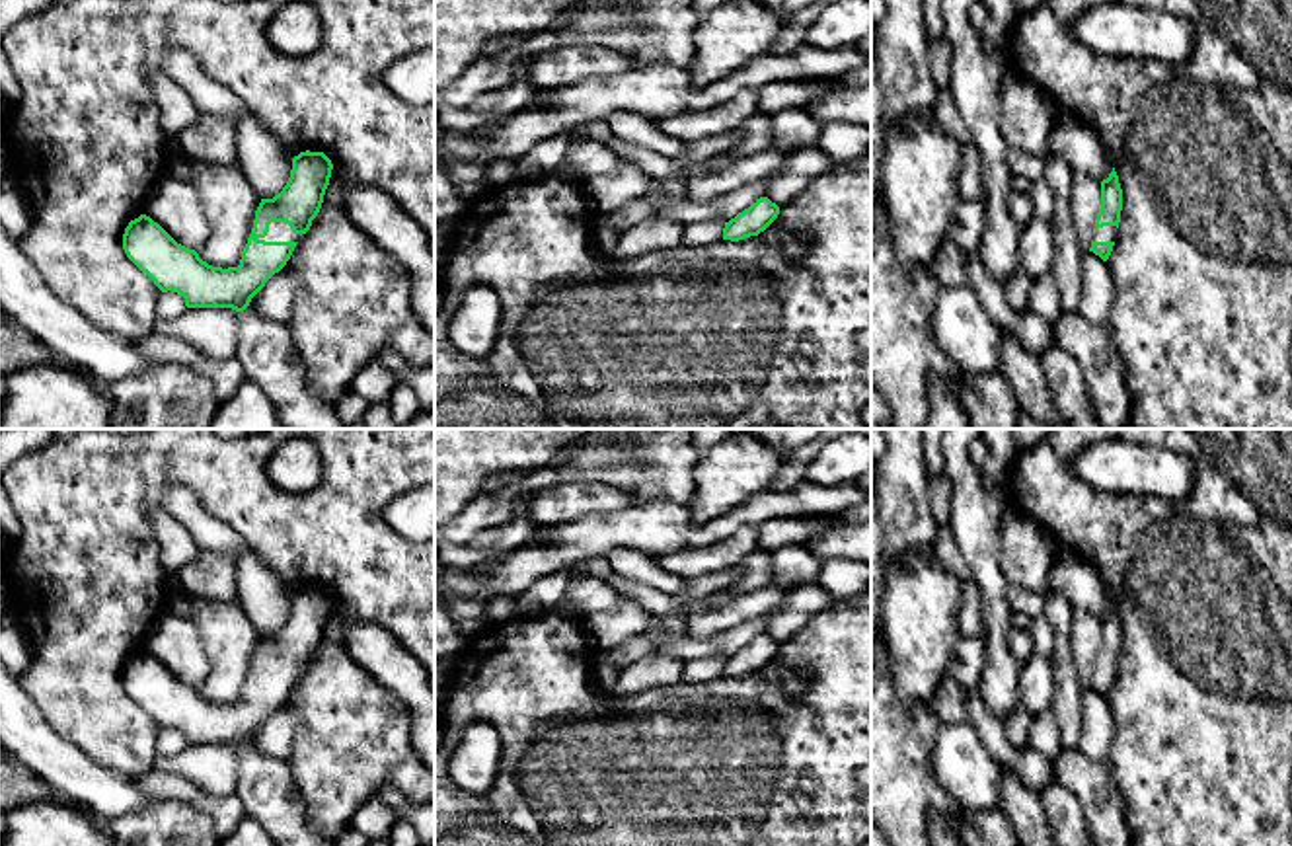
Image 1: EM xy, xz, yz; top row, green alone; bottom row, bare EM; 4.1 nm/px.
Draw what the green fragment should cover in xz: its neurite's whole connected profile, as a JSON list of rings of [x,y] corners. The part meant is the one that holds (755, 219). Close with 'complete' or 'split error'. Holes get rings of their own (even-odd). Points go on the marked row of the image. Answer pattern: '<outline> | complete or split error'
[[[760,197],[748,209],[725,222],[723,240],[739,242],[764,232],[779,214],[779,207],[768,197]]] | complete

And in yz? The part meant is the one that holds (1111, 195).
[[[1113,168],[1109,177],[1101,181],[1101,209],[1095,218],[1095,234],[1089,248],[1089,251],[1099,255],[1103,261],[1107,261],[1113,251],[1117,228],[1121,222],[1121,211],[1122,189],[1119,183],[1119,175]]] | split error

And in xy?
[[[300,152],[292,158],[286,185],[273,199],[261,199],[251,234],[238,267],[212,267],[195,250],[177,244],[158,222],[140,214],[123,234],[127,257],[146,273],[162,292],[177,292],[187,308],[232,308],[240,314],[236,359],[247,380],[255,382],[273,402],[283,429],[343,429],[335,405],[316,396],[308,382],[286,324],[257,312],[249,302],[290,259],[300,238],[318,216],[333,164],[323,152]]] | split error

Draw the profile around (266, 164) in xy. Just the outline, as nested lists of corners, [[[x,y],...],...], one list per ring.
[[[251,115],[238,123],[240,172],[261,199],[273,199],[290,177],[292,156]]]

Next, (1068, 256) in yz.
[[[1052,138],[1050,152],[1043,156],[1045,170],[1043,179],[1048,183],[1054,195],[1054,261],[1050,273],[1054,275],[1064,316],[1080,312],[1082,279],[1083,279],[1083,255],[1078,242],[1078,234],[1072,220],[1072,166],[1060,156],[1058,140]]]

